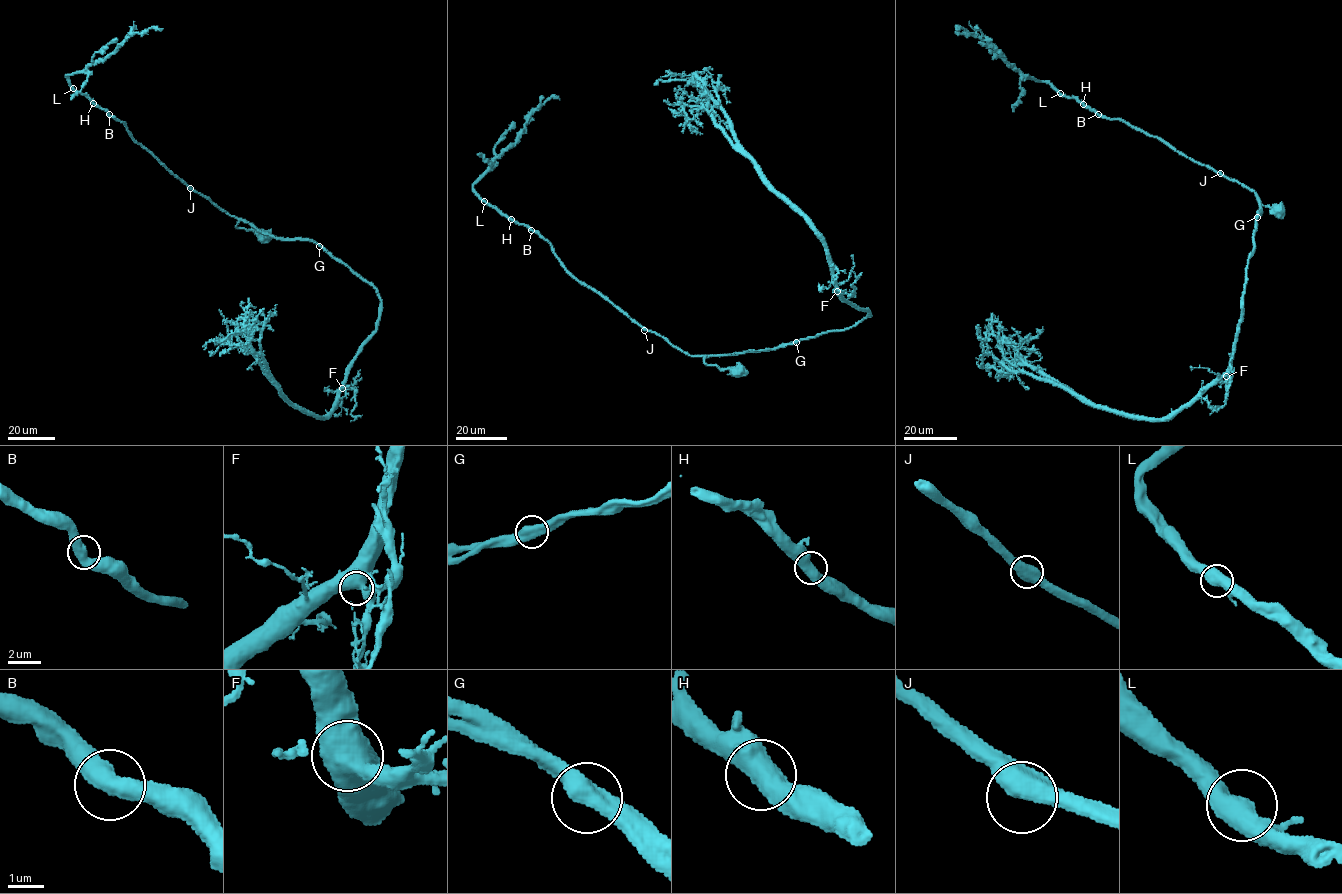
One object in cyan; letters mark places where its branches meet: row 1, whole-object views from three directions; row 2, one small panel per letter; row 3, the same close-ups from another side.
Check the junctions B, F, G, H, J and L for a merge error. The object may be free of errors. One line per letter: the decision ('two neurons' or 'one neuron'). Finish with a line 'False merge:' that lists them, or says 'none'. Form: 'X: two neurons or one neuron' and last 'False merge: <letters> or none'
B: one neuron
F: one neuron
G: one neuron
H: one neuron
J: one neuron
L: one neuron
False merge: none

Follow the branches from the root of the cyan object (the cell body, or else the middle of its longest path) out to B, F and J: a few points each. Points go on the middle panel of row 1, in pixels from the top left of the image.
B: (737, 371), (707, 365), (705, 355), (687, 354), (663, 337), (645, 330), (566, 270), (551, 245), (531, 230)
F: (737, 371), (707, 365), (704, 358), (777, 349), (849, 329), (870, 314), (853, 306), (837, 291)
J: (737, 371), (707, 365), (705, 355), (687, 354), (663, 337), (644, 330)

